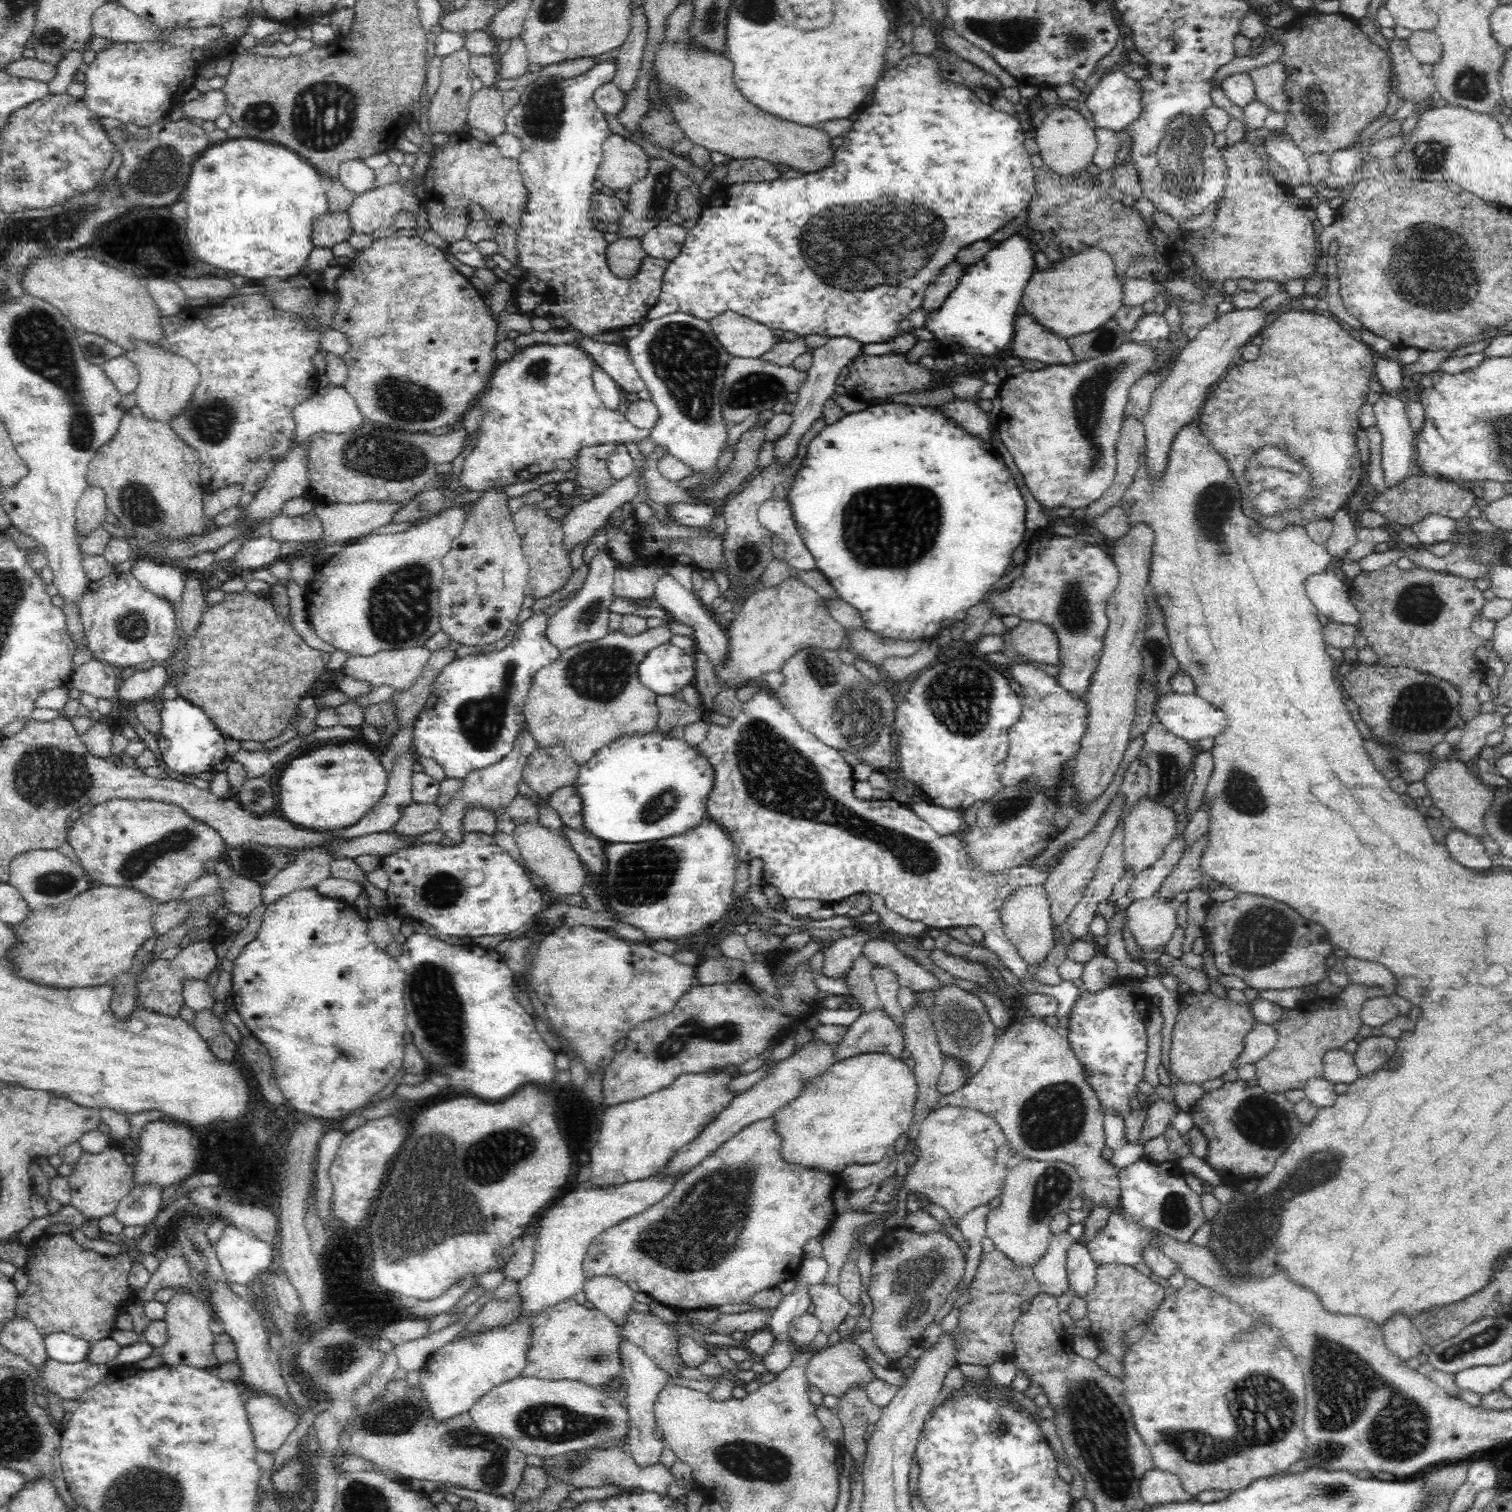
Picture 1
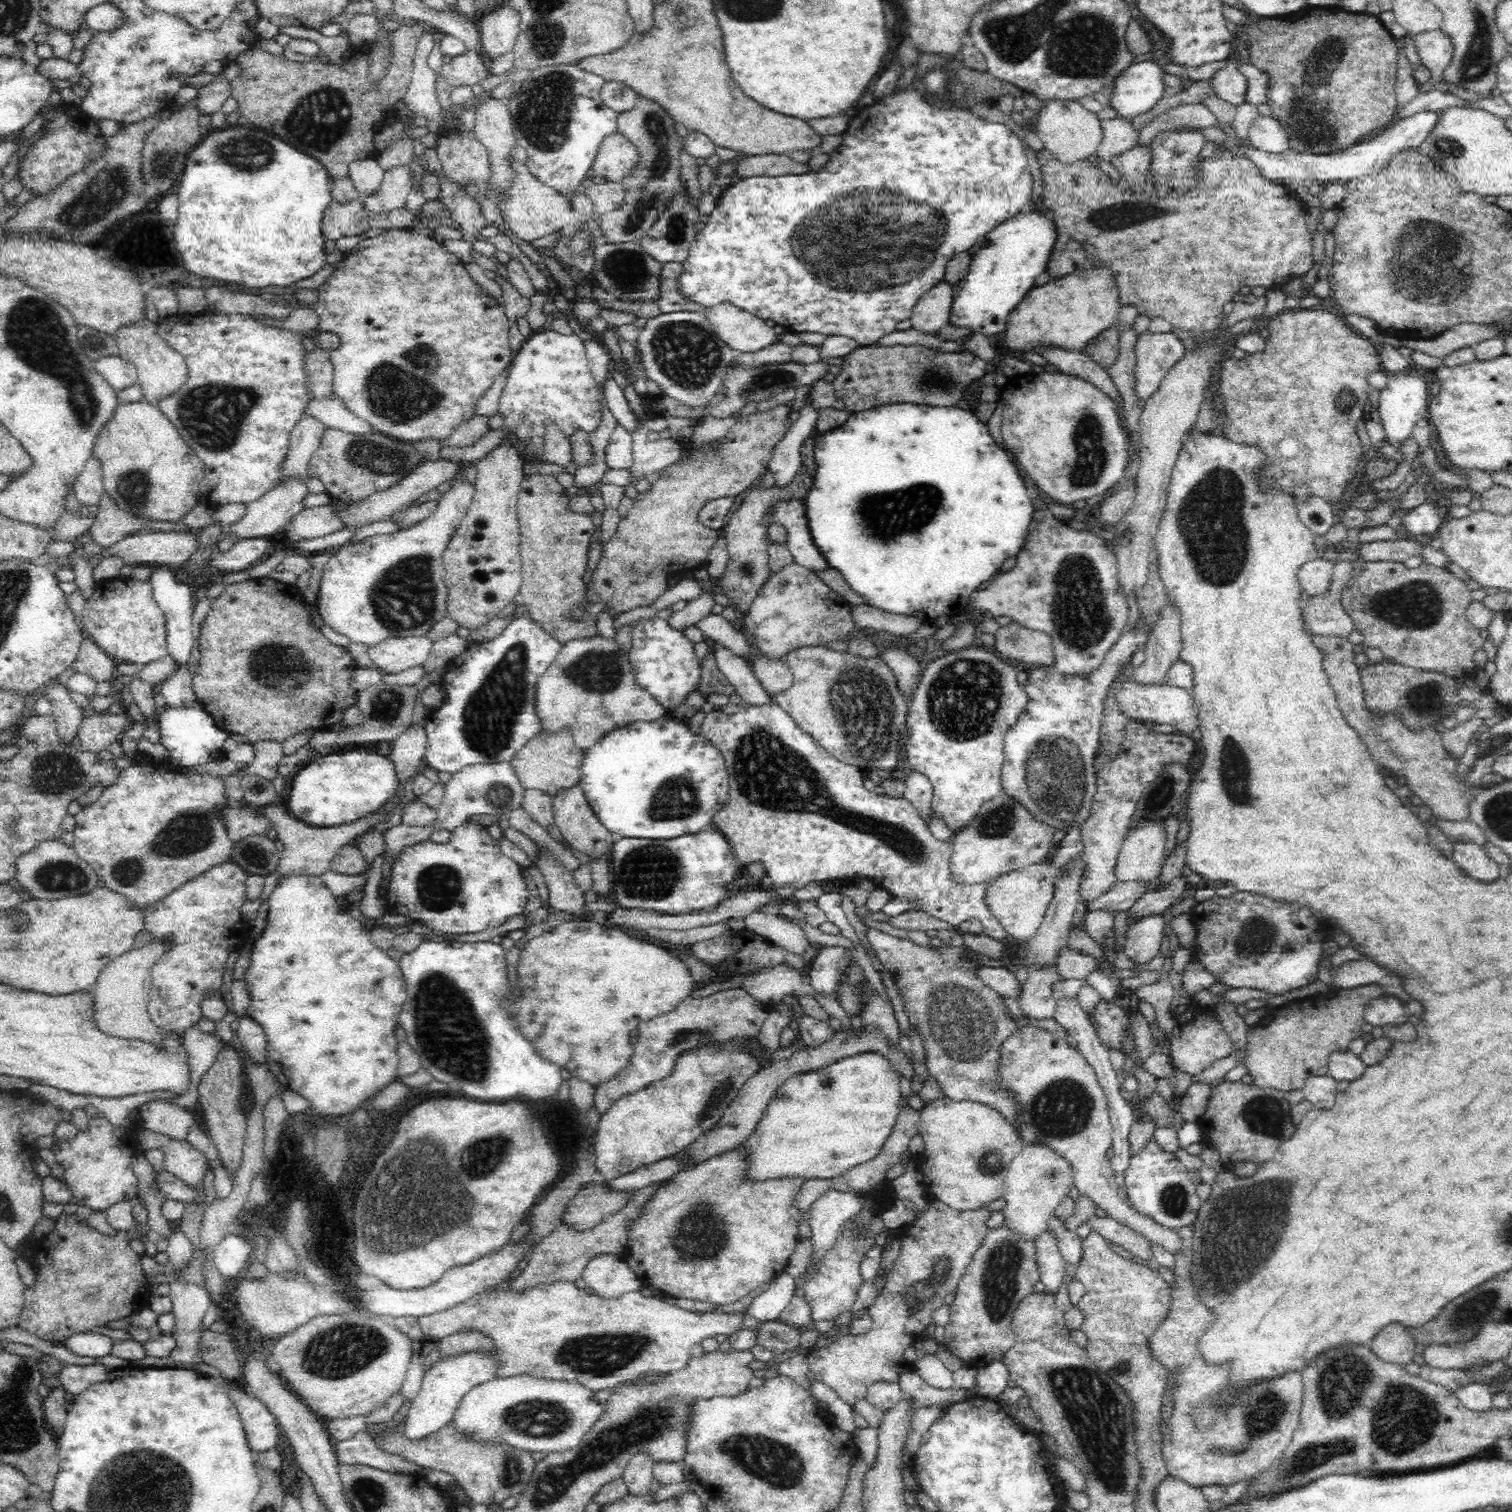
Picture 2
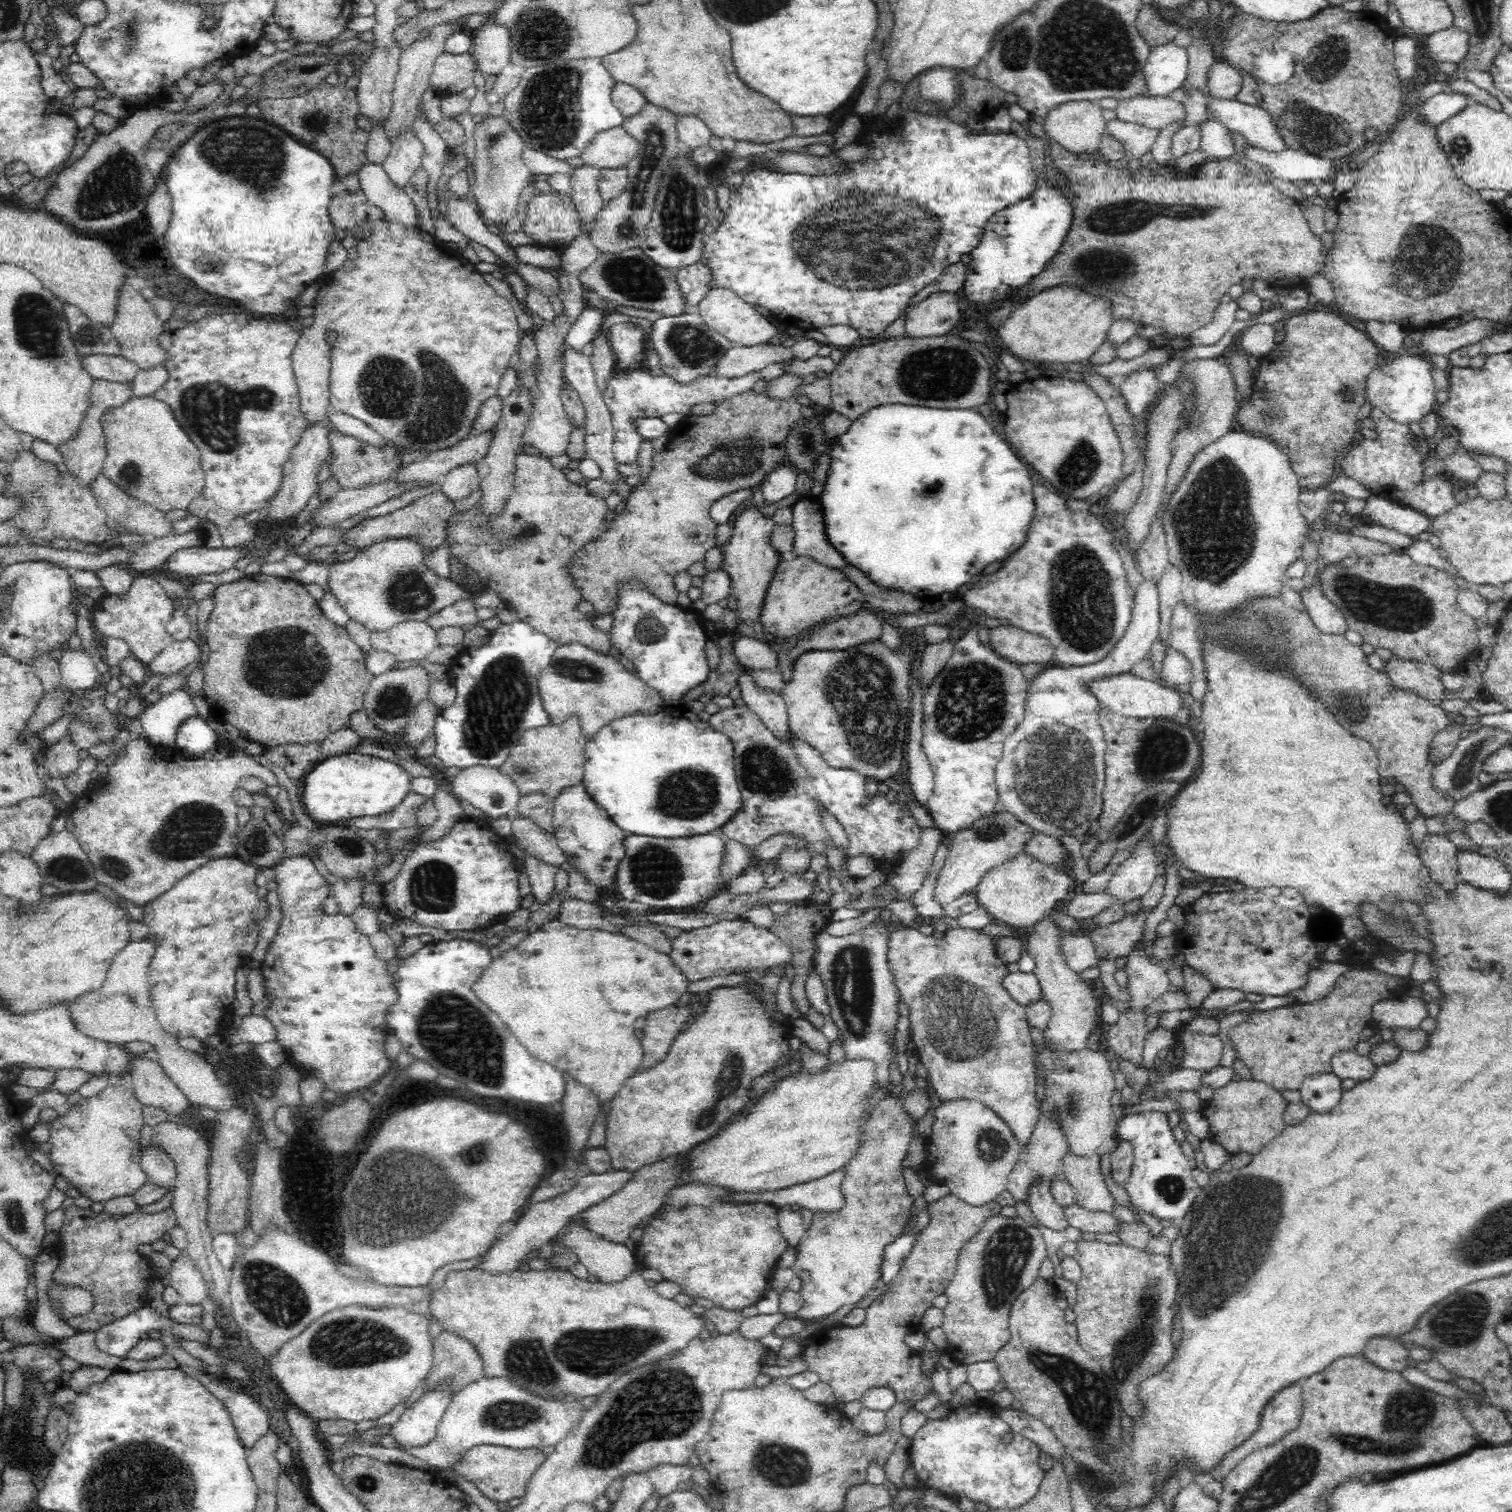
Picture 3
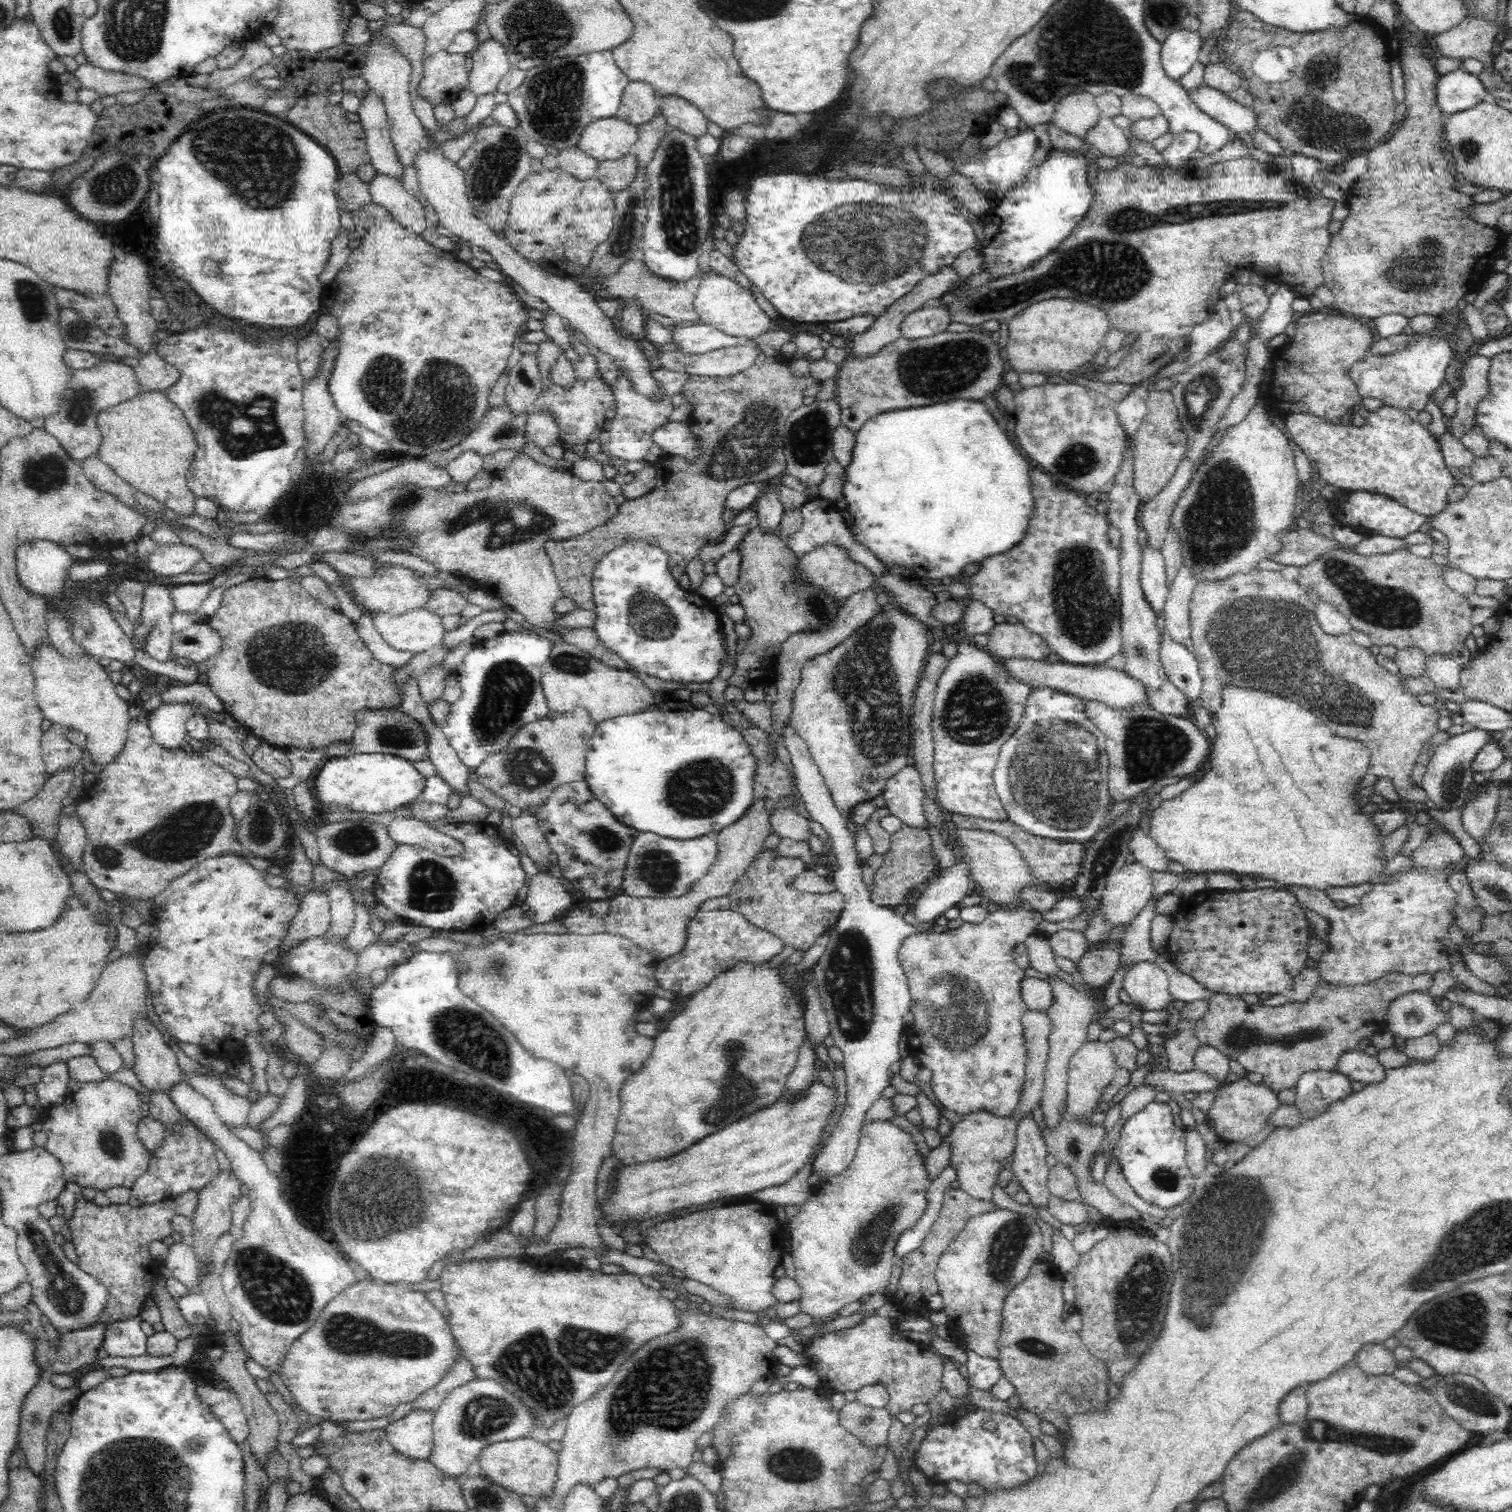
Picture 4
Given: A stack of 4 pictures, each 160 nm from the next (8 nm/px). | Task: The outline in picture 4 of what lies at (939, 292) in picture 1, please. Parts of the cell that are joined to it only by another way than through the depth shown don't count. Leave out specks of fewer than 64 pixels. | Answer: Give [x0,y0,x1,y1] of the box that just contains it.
[899,303,951,340]

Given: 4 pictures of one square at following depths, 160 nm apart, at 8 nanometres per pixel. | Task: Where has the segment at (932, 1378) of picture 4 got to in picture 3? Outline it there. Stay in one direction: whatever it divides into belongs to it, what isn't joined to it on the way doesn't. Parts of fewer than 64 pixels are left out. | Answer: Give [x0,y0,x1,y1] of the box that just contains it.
[802,1194,1002,1406]

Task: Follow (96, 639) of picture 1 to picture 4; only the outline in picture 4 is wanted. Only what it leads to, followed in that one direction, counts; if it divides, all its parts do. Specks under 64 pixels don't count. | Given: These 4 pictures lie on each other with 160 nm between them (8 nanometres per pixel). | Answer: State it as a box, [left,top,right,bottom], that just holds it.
[141,584,178,662]

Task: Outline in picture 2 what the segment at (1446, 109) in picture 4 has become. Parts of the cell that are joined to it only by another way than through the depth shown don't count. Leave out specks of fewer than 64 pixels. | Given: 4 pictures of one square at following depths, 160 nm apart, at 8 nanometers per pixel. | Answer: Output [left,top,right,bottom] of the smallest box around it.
[1224,111,1440,185]

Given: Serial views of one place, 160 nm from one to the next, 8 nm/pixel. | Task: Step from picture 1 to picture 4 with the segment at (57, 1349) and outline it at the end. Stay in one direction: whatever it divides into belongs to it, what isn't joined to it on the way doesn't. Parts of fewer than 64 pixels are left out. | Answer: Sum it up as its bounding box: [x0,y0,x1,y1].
[102,1315,149,1358]

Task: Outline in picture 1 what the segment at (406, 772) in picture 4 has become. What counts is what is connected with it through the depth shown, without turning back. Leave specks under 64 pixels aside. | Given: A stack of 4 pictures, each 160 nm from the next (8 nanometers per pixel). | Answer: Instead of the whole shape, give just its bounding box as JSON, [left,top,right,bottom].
[278,742,387,832]

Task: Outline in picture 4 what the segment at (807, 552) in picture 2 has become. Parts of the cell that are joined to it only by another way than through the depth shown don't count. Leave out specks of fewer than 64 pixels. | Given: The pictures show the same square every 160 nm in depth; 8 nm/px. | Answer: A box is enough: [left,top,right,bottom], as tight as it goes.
[785,498,888,578]

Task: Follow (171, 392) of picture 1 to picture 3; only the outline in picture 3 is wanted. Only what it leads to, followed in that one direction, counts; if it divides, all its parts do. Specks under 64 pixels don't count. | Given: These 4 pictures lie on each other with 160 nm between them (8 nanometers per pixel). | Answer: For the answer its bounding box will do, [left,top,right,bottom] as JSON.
[110,282,166,370]

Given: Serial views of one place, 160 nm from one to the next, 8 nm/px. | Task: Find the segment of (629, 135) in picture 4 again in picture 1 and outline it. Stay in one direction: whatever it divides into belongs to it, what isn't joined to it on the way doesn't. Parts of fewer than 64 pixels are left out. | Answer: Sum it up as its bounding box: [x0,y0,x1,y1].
[597,133,650,191]

